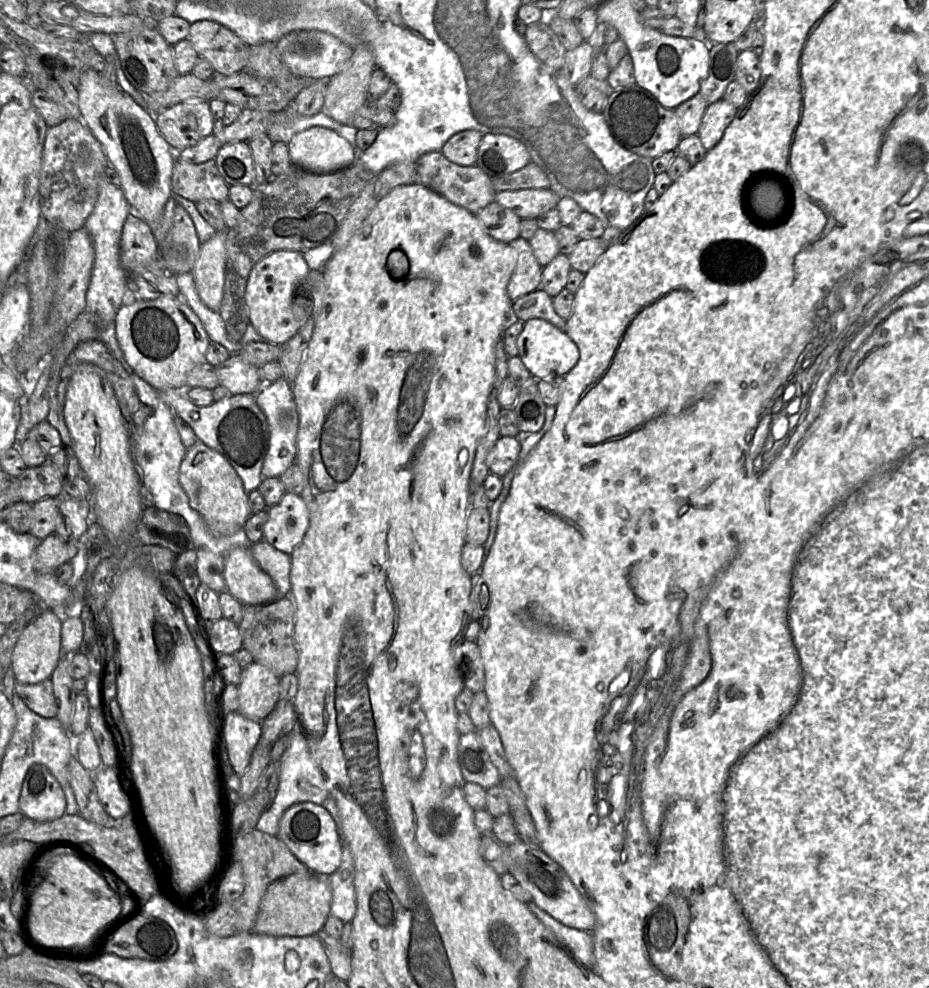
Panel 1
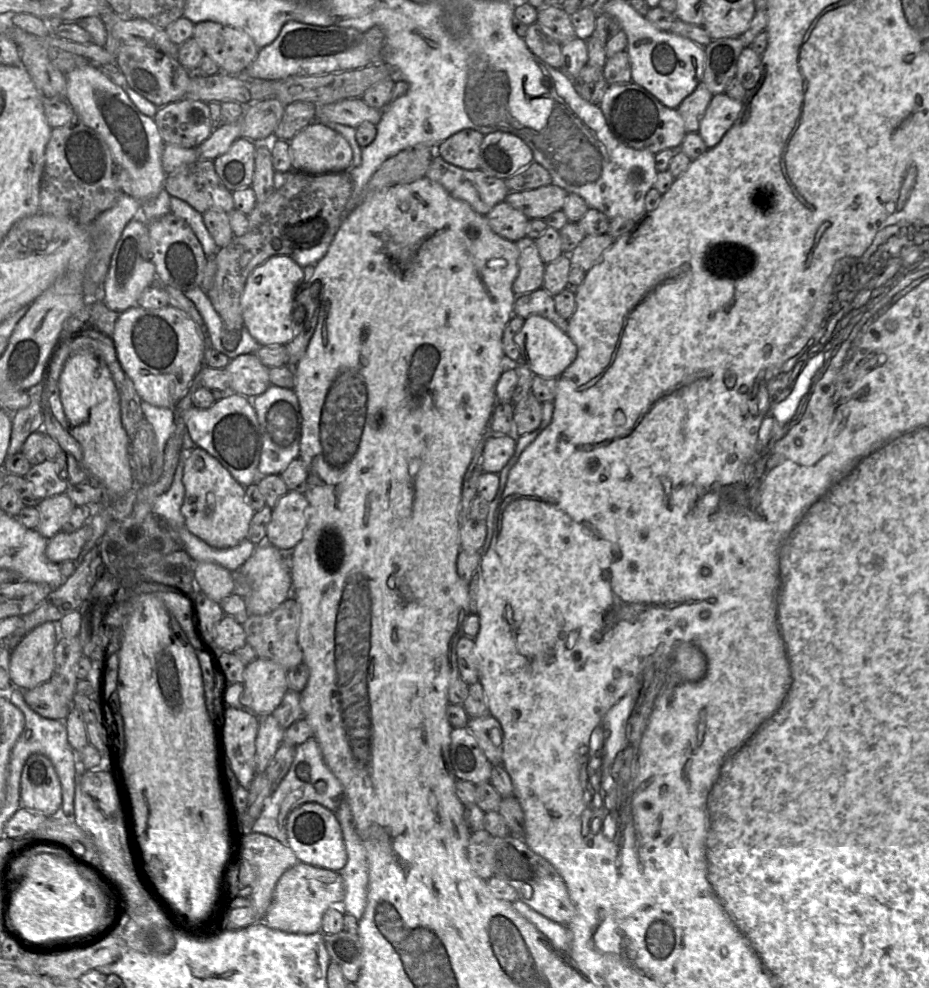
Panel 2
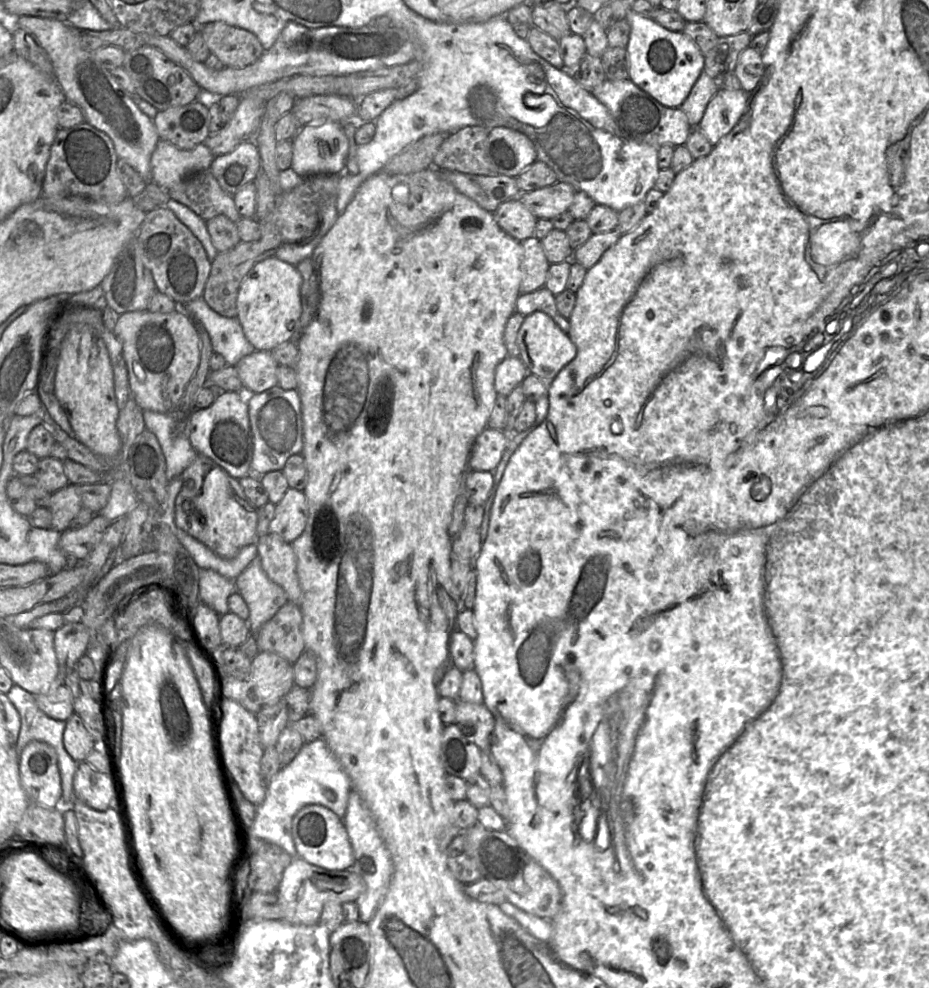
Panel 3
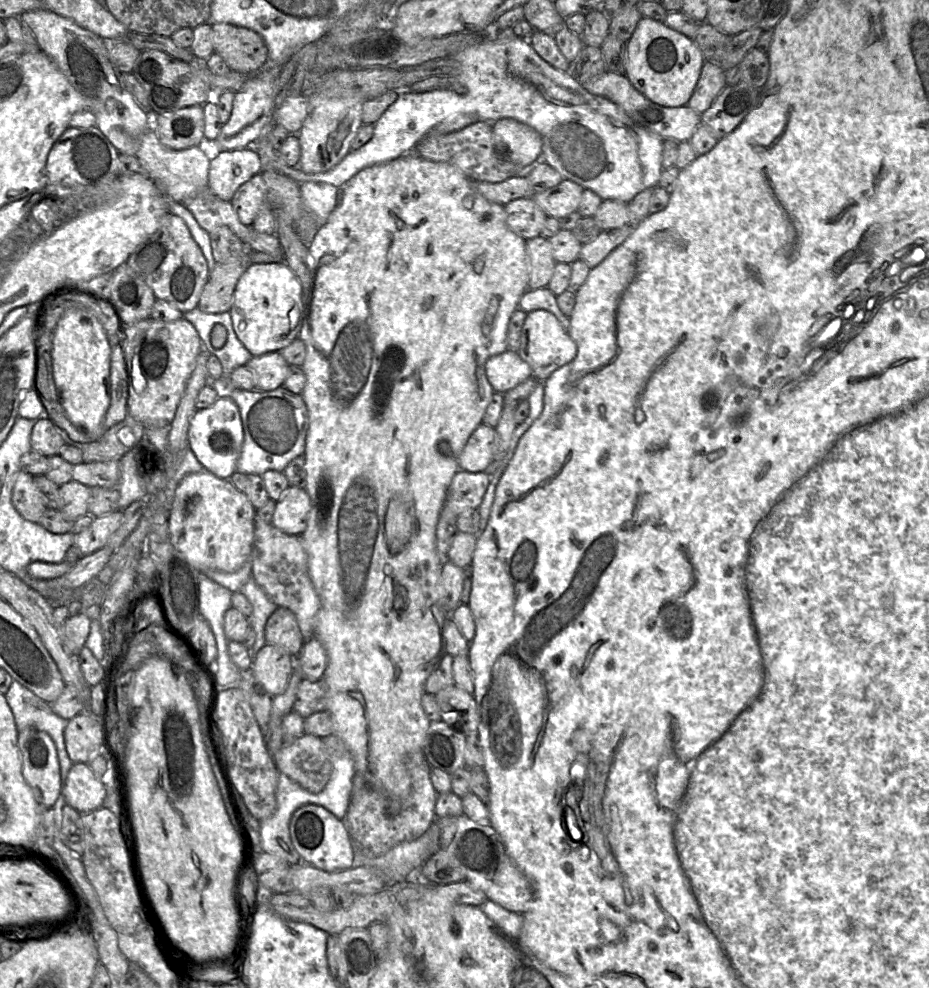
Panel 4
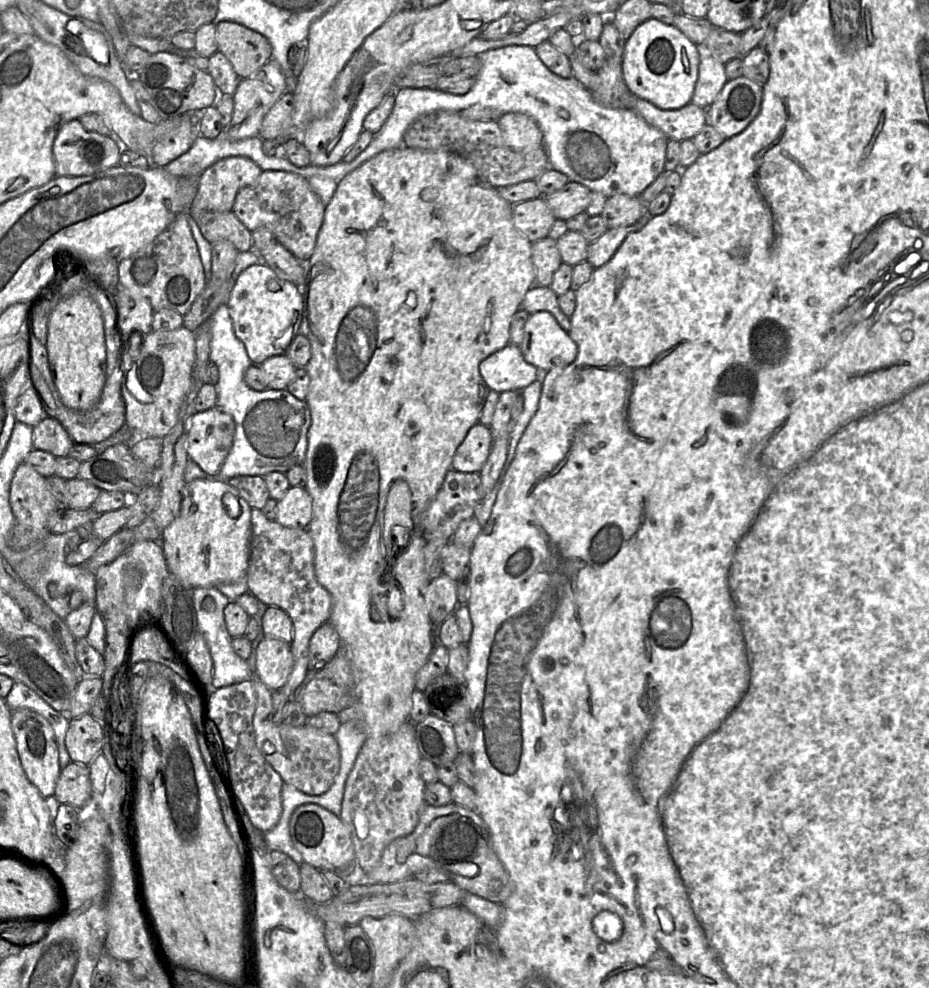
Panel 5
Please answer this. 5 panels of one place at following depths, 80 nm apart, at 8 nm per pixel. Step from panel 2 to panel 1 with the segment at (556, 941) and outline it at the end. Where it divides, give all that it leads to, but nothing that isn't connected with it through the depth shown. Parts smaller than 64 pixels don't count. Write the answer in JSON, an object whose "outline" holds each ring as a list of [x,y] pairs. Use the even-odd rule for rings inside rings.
{"outline":[[[533,902],[525,904],[545,926],[553,931],[556,937],[566,945],[582,965],[591,970],[593,969],[594,941],[592,933],[570,928],[562,924]]]}

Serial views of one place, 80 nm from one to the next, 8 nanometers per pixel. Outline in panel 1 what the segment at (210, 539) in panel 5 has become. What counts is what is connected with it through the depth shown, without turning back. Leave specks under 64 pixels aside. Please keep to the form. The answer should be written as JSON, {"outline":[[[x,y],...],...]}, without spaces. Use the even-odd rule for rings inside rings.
{"outline":[[[197,441],[187,449],[179,469],[179,483],[190,507],[198,512],[215,535],[230,536],[244,529],[251,515],[243,482],[230,463],[218,452]]]}

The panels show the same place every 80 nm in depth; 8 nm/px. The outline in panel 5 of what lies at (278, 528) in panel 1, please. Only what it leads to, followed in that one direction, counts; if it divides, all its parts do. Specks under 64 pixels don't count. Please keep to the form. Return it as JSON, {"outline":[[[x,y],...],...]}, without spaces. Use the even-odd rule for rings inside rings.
{"outline":[[[290,486],[277,503],[276,521],[283,526],[307,529],[312,515],[312,497],[306,488]]]}

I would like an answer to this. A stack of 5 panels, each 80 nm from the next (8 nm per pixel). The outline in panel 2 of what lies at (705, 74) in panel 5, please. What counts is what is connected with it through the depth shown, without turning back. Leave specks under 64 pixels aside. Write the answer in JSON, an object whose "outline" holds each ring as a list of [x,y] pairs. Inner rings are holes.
{"outline":[[[700,82],[695,90],[688,95],[678,106],[677,111],[681,115],[686,133],[698,132],[700,122],[713,94]]]}

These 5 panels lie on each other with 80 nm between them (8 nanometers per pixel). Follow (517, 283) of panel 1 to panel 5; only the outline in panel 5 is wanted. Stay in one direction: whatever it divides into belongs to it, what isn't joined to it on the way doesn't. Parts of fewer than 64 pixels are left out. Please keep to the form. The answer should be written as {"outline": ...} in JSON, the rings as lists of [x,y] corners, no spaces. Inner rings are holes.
{"outline":[[[540,239],[532,243],[532,262],[535,266],[536,282],[538,286],[550,286],[554,273],[562,264],[562,258],[555,239]]]}

